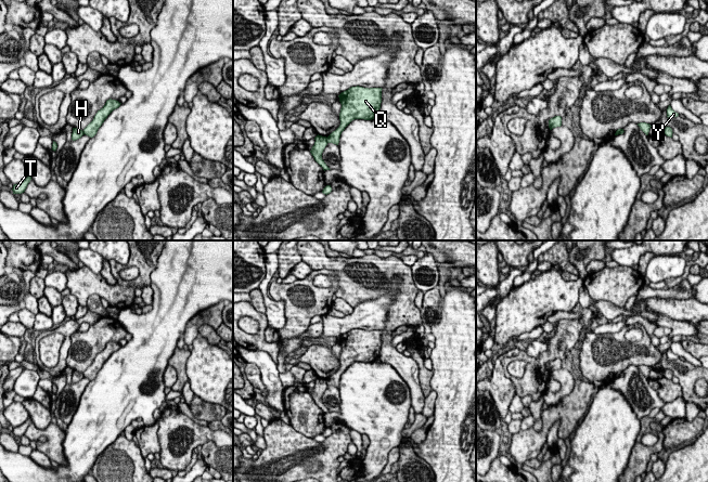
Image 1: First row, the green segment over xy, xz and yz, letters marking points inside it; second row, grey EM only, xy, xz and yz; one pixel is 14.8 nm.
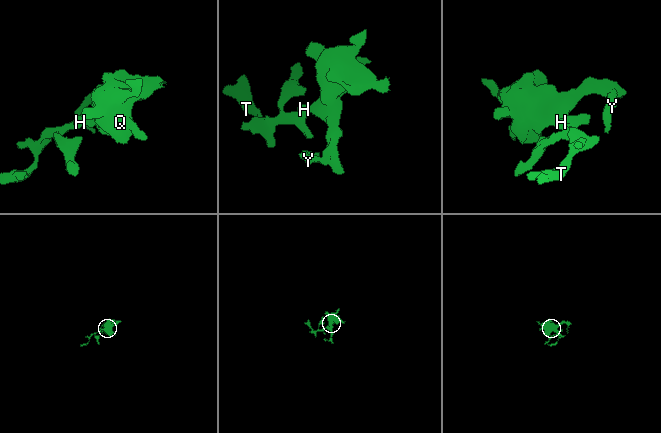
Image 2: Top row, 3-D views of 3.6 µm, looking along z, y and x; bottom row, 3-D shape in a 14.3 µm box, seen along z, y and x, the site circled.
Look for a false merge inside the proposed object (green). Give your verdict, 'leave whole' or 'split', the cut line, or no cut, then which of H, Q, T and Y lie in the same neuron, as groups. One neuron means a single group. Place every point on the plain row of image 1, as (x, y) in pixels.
split | xz (325, 380), (327, 385) | H T / Q Y

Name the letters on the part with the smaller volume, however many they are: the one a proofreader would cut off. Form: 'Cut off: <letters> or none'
Cut off: H, T

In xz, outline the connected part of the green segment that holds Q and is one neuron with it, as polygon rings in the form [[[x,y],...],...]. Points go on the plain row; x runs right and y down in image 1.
[[[351,329],[338,340],[342,347],[339,369],[327,380],[327,386],[338,388],[345,370],[355,362],[372,363],[378,360],[382,346],[382,330]]]

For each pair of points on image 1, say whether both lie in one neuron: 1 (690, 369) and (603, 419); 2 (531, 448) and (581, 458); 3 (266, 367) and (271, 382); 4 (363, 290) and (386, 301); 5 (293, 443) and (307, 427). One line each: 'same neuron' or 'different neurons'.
1: different neurons
2: different neurons
3: same neuron
4: different neurons
5: different neurons

